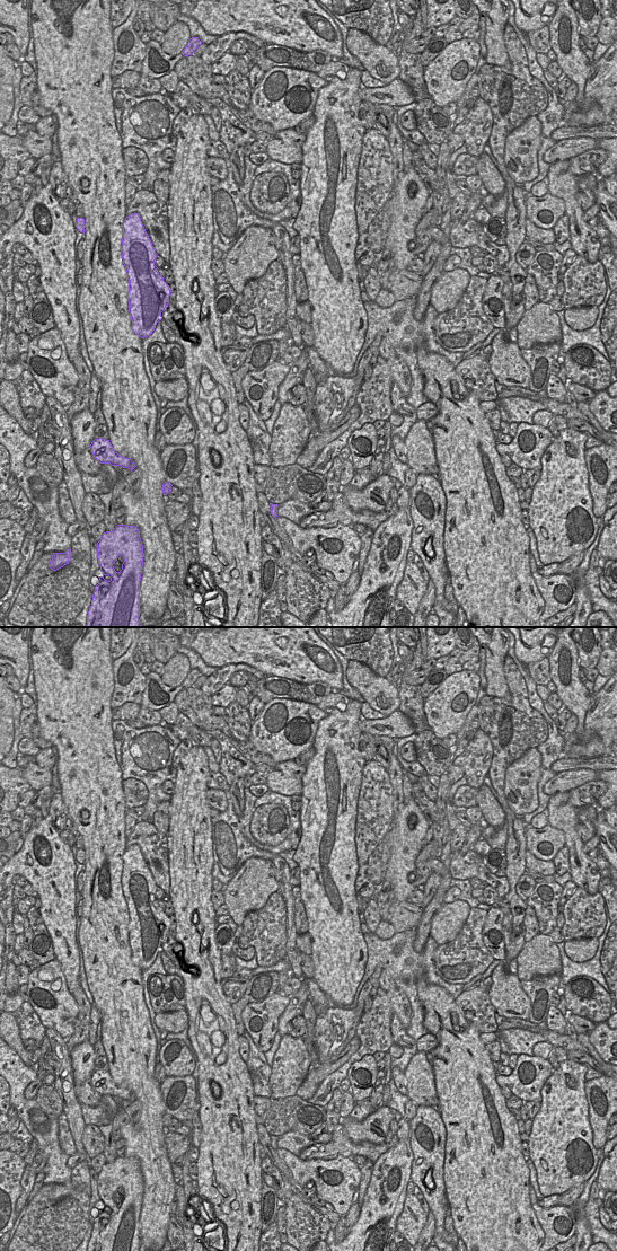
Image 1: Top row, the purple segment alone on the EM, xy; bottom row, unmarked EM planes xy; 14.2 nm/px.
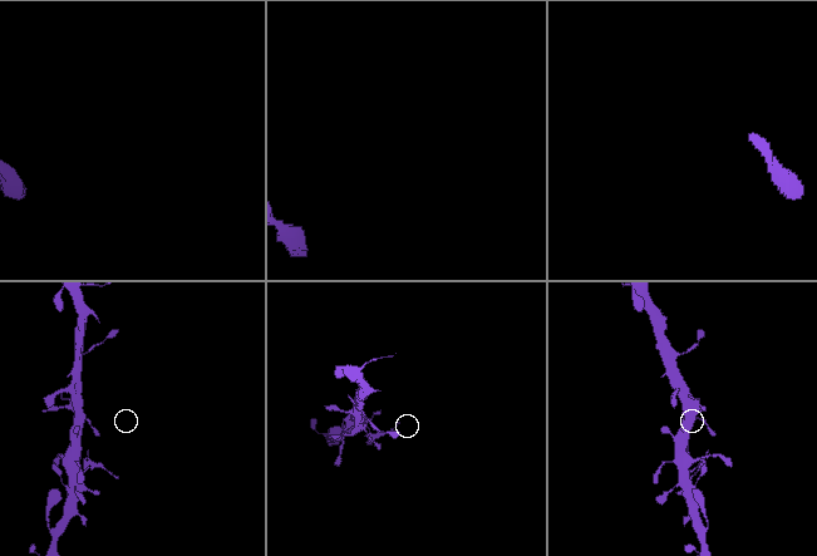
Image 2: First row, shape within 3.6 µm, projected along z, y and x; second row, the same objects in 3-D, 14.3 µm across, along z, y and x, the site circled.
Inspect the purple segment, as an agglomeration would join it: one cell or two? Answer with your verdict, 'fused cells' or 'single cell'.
fused cells

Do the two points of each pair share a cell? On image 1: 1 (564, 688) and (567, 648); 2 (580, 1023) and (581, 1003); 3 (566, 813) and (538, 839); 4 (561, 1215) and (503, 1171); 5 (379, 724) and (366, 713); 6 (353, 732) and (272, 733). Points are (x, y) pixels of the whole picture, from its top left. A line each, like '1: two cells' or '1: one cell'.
1: one cell
2: two cells
3: two cells
4: two cells
5: two cells
6: two cells

